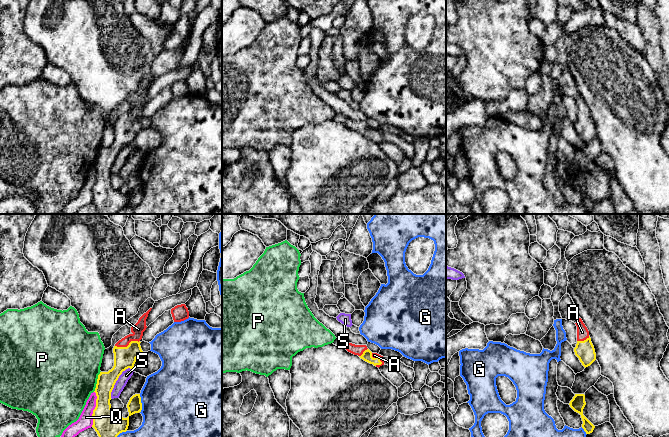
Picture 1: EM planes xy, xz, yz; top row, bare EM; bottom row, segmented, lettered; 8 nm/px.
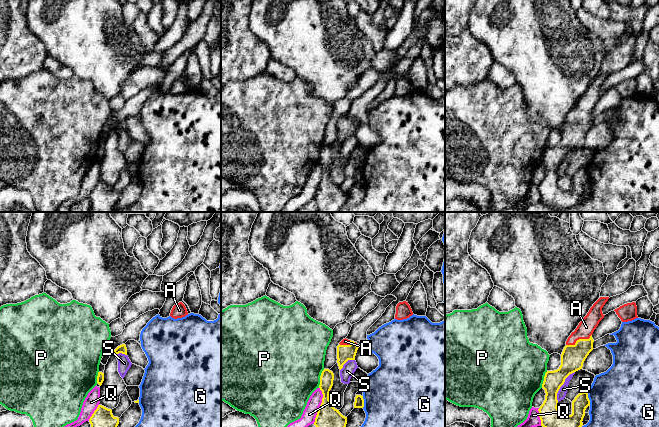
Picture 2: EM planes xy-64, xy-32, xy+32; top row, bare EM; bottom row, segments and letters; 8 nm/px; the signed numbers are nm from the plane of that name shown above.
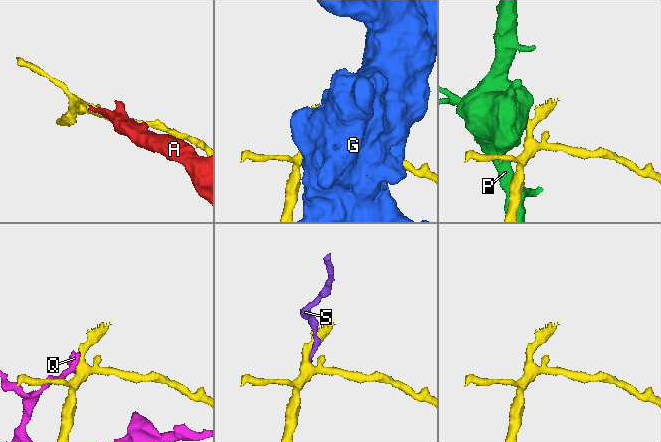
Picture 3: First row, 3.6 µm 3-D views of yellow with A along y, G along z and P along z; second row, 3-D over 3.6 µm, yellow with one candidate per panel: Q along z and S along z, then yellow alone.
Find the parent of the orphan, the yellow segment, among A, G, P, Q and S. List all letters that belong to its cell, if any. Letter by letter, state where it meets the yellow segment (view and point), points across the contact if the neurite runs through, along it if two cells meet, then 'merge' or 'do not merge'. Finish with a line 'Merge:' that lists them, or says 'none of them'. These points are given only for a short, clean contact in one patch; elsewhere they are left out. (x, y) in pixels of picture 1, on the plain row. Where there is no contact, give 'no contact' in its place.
A: contact xy (128, 121); way xy (124, 133), (128, 121), (137, 111), (138, 105); merge
G: contact xy (141, 179); do not merge
P: contact xy (97, 157); border xy (100, 147), (96, 163), (93, 167); do not merge
Q: contact xy (94, 185); border xy (94, 167), (96, 182), (93, 186), (91, 202); do not merge
S: contact xy (117, 155); do not merge
Merge: A

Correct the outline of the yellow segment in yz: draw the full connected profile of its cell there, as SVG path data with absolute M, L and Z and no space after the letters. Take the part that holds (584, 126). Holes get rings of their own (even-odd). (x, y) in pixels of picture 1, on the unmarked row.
M579 94L575 100L577 102L577 120L574 124L574 128L582 141L586 144L596 136L596 129L589 112L589 107L582 95Z

